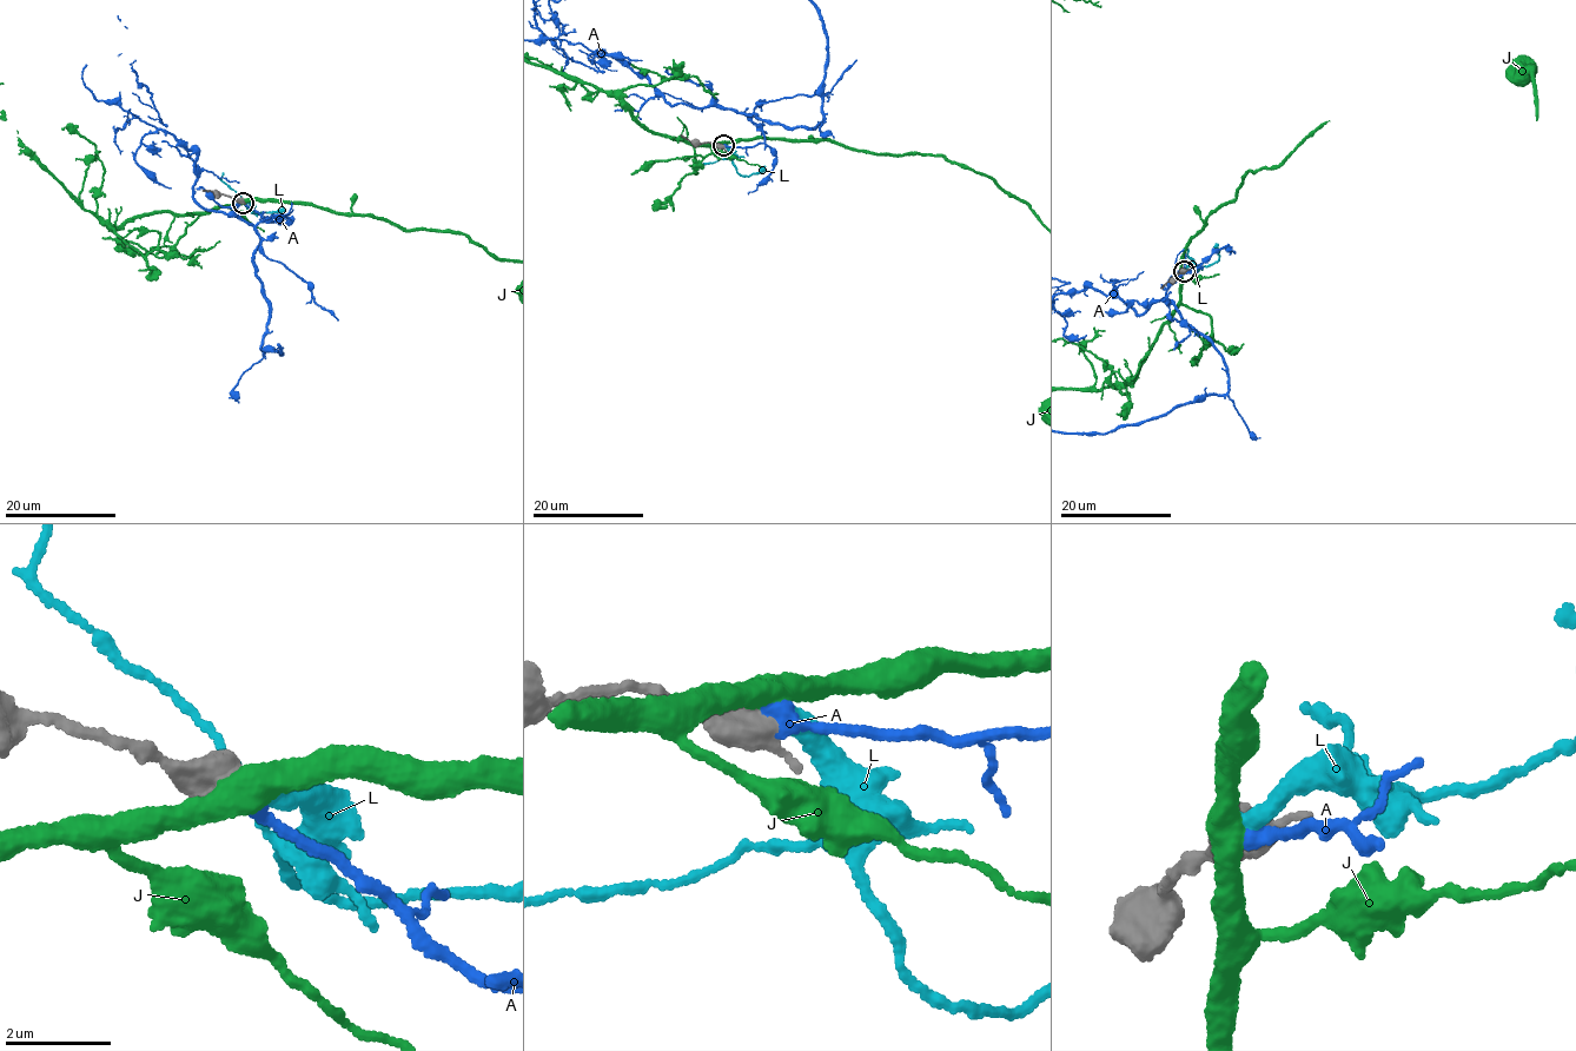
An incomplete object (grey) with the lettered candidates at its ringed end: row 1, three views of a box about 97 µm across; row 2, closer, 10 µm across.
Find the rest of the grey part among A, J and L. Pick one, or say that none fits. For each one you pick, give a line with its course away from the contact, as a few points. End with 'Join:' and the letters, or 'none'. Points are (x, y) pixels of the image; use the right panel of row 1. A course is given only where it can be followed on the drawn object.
Join: A

